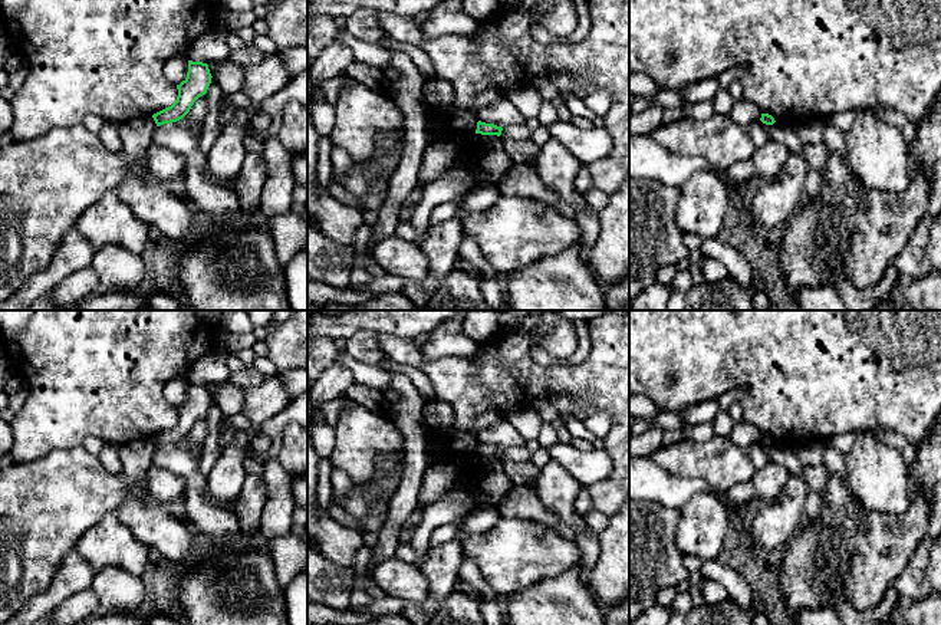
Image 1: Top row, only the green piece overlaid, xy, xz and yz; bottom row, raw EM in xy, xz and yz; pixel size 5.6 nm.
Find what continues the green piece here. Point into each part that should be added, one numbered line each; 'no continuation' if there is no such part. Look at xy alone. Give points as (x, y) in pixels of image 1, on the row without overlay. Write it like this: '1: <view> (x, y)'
no continuation

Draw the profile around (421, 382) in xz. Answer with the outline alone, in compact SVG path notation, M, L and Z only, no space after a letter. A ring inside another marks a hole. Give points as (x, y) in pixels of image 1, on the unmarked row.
M388 356L384 358L382 364L384 368L389 372L408 376L414 386L418 389L418 392L422 395L425 402L438 401L435 391L425 374L409 365L395 362Z

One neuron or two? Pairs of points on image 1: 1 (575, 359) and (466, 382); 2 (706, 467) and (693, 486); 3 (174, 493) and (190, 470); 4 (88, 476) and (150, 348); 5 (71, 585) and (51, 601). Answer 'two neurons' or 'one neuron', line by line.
1: two neurons
2: two neurons
3: two neurons
4: two neurons
5: one neuron

